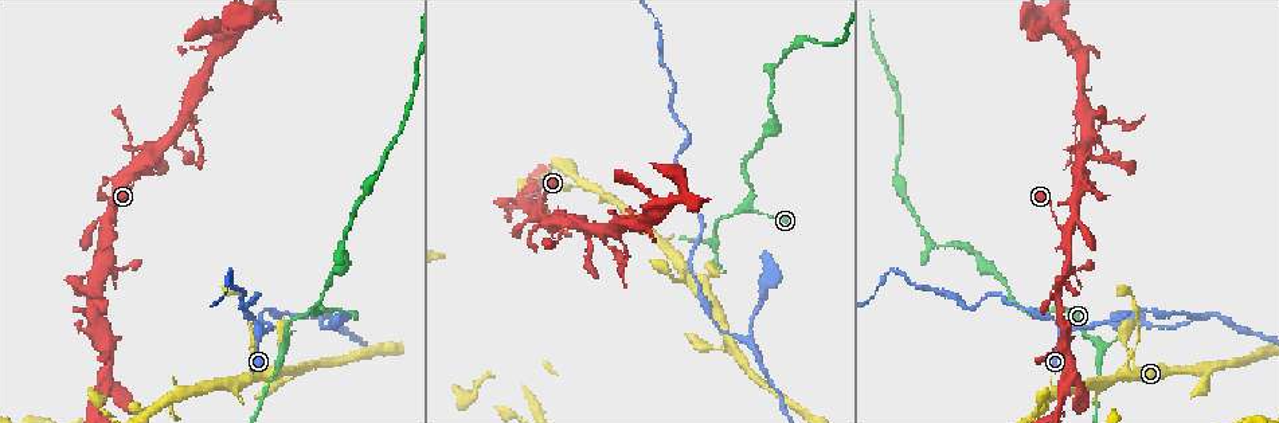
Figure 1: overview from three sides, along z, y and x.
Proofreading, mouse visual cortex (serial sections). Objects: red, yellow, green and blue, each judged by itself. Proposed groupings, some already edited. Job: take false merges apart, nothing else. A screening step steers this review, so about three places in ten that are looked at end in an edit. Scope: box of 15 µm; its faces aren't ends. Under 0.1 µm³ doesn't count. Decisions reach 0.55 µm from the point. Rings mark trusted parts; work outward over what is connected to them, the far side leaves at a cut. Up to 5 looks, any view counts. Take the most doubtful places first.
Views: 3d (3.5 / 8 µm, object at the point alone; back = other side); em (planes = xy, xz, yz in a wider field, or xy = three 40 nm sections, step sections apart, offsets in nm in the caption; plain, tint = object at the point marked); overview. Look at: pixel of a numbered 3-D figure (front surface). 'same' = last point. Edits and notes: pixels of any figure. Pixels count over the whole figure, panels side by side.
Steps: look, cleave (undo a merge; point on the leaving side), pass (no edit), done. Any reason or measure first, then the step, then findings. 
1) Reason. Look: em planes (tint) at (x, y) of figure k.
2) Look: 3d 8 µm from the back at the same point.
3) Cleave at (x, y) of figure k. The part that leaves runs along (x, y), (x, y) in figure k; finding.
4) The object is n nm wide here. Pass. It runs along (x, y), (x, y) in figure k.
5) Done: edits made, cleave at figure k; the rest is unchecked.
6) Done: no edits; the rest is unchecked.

A narrow waist. Look: 3d 8 µm at (752, 206) of figure 1.

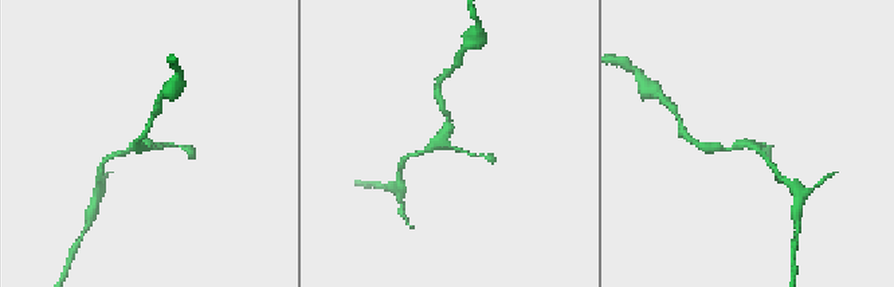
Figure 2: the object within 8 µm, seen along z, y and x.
Zoom in. Look: 3d 3.5 µm at (754, 146) of figure 2.

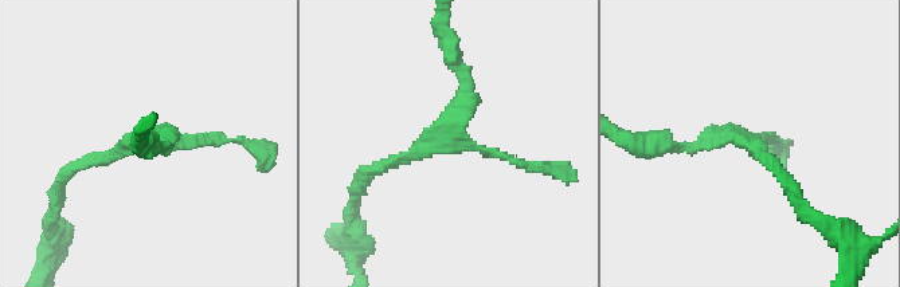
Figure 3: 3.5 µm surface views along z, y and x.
Need the tissue. Look: em planes (tint) at (460, 138) of figure 3.

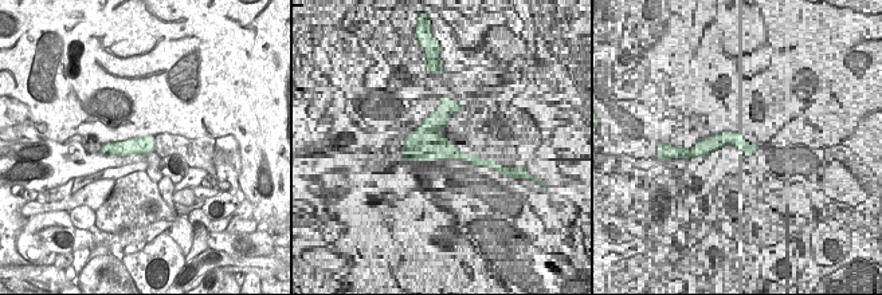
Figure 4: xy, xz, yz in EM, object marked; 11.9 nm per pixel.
Pass. It runs along (546, 166), (462, 140), (454, 61) in figure 3; continuous, no second cell.

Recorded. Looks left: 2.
Narrows sharply. Look: 3d 8 µm at (261, 333) of figure 1.

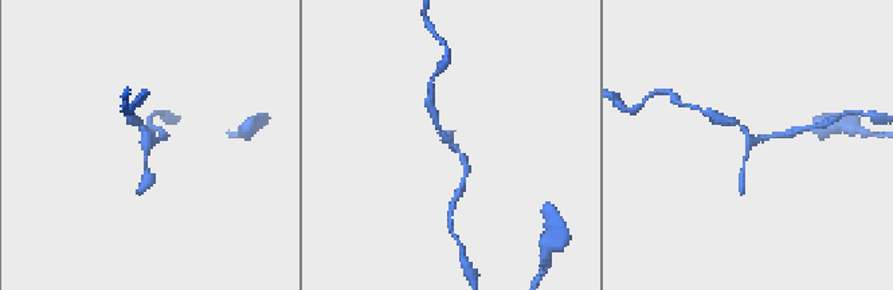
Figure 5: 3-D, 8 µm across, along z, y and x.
Look: em xy step 3 (tint) at (446, 141) of figure 5.

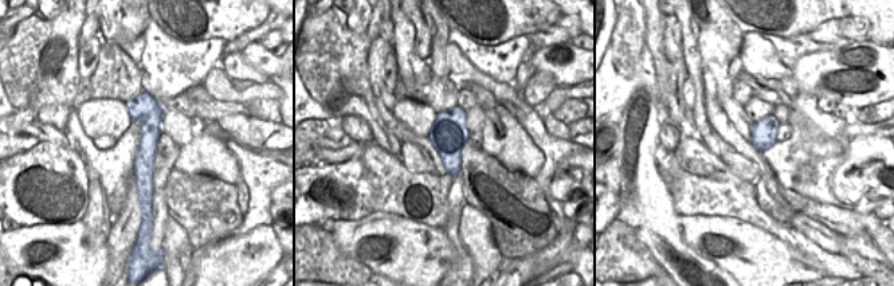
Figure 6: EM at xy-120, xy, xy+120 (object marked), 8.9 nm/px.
Pass. It runs along (142, 96), (148, 112), (148, 202) in figure 6; all the same cell.

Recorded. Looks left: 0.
Done: no edits; the rest is unchecked.

